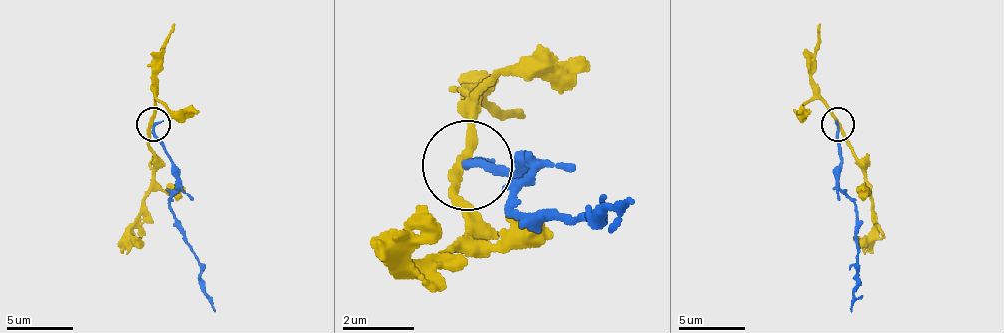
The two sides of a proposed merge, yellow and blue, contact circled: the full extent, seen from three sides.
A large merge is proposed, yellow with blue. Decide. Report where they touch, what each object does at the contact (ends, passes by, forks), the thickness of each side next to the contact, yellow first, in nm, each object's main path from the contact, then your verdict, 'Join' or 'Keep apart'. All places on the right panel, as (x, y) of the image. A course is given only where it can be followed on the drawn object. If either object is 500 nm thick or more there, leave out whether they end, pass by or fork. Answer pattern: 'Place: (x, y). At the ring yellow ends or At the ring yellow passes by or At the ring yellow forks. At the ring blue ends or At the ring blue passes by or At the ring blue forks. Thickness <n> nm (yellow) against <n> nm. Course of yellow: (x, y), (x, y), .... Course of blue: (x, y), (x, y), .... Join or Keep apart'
Place: (838, 124). At the ring yellow passes by. At the ring blue ends. Thickness 240 nm (yellow) against 200 nm. Course of yellow: (839, 123), (872, 200), (869, 254). Course of blue: (839, 123), (839, 177), (855, 210), (859, 257), (852, 311). Keep apart

